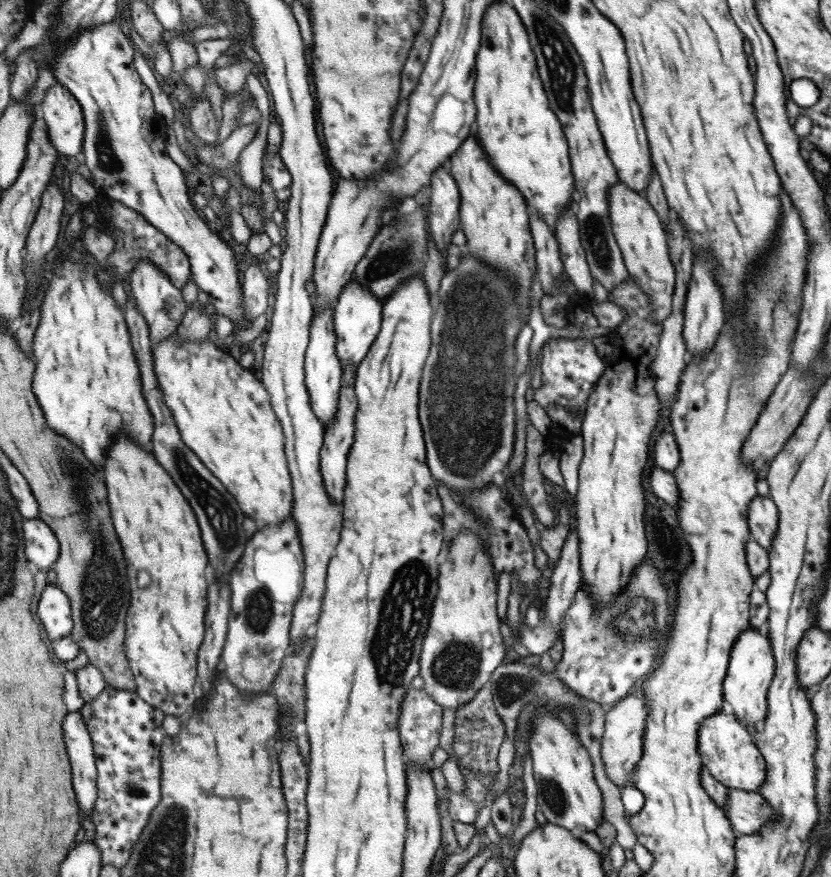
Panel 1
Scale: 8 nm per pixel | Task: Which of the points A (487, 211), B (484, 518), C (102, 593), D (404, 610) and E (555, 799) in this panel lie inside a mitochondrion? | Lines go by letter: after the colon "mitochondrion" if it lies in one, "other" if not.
A: other
B: mitochondrion
C: mitochondrion
D: mitochondrion
E: mitochondrion

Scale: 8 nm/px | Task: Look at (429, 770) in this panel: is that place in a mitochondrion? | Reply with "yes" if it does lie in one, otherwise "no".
no

